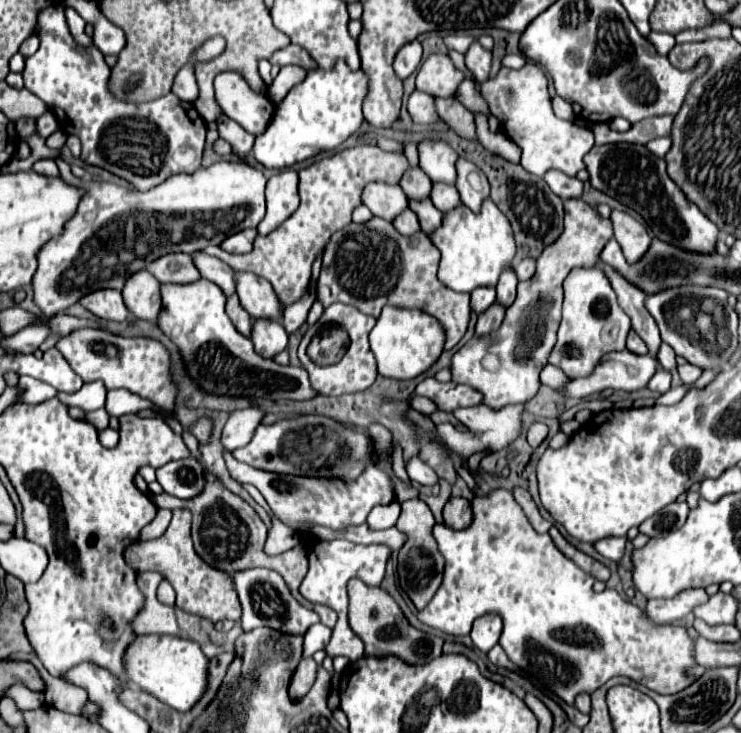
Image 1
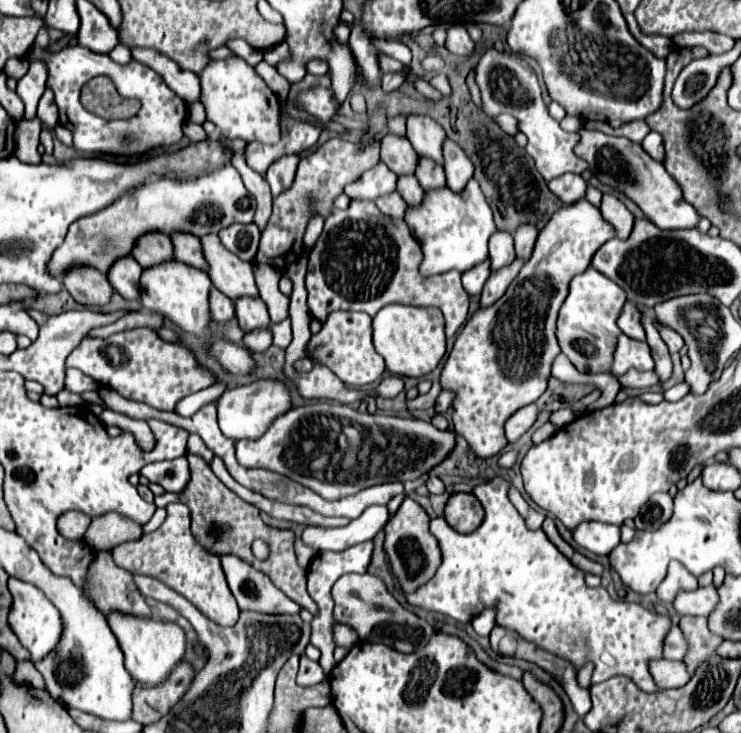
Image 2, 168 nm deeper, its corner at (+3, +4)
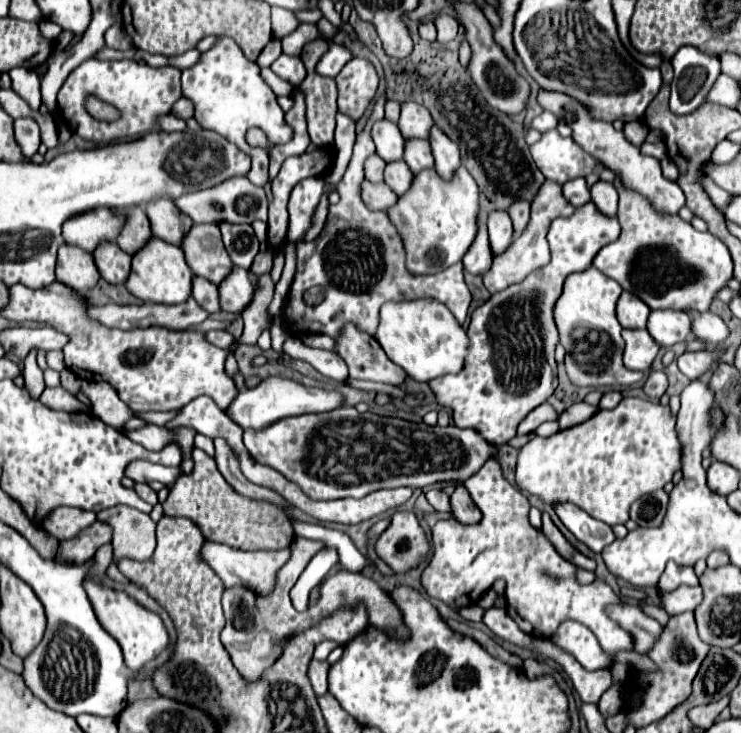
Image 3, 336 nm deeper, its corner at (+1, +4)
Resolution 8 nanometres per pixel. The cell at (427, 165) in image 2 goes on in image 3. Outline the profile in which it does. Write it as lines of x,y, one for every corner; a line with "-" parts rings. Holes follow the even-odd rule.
405,139
405,159
403,159
413,173
419,173
421,169
433,167
433,155
431,147
425,139

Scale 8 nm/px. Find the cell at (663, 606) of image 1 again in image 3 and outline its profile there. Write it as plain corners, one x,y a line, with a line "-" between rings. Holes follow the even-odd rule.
667,563
665,571
659,579
659,587
663,591
673,591
679,585
699,585
693,567
681,567
677,563

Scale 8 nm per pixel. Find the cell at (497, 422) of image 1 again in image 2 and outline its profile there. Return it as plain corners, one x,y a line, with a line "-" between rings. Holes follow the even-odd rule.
531,403
531,405
525,405
523,409
515,411
507,421
505,421
505,437
509,443
515,443
537,419
537,407

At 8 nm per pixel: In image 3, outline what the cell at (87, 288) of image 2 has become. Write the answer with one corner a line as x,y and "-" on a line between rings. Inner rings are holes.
69,243
59,247
55,275
57,281
69,285
75,291
93,289
101,277
93,263
93,255
81,251
81,247
69,247

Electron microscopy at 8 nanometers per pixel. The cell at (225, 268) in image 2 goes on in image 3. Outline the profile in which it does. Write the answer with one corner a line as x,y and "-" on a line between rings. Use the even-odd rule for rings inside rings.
193,225
189,229
189,235
185,235
181,249
191,271
213,281
215,285
233,269
217,225

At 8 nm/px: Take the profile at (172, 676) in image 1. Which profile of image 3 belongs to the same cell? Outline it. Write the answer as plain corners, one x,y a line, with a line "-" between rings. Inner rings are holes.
83,579
83,587
85,587
85,593
89,595
89,601
93,603
93,611
97,611
97,621
109,631
109,635
113,635
113,639
117,639
123,651
125,665
131,671
139,671
147,661
155,659
163,649
167,649
169,635
157,613
139,605
125,591
117,591
101,583
89,583
89,579

